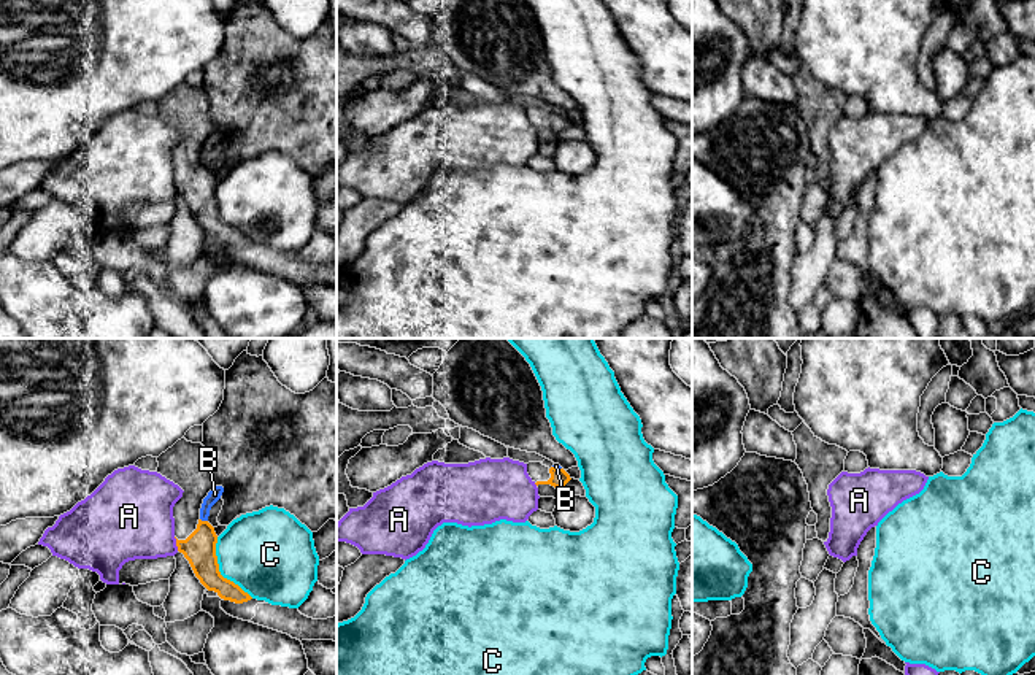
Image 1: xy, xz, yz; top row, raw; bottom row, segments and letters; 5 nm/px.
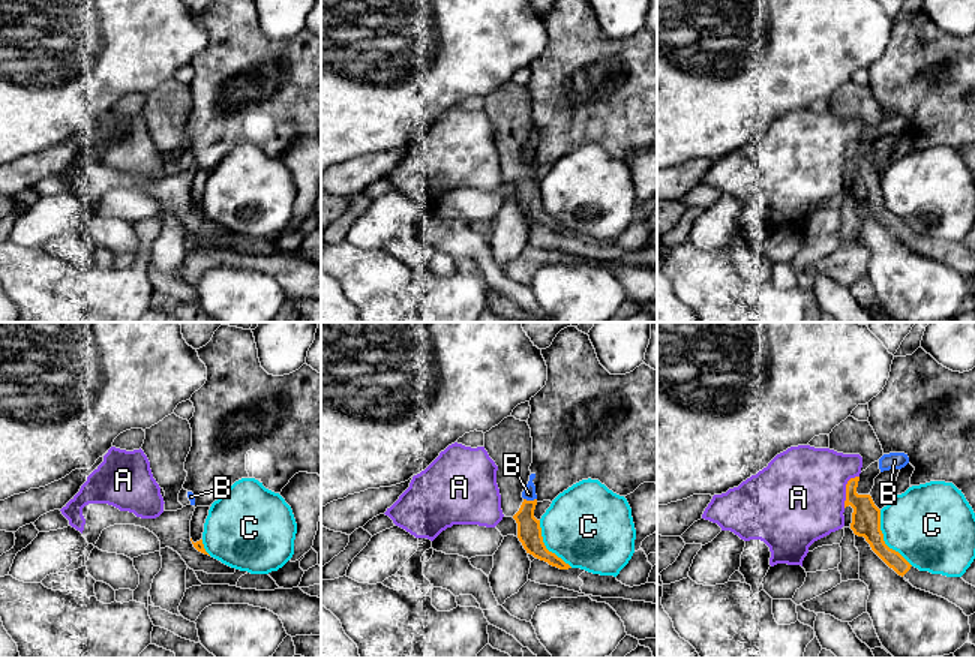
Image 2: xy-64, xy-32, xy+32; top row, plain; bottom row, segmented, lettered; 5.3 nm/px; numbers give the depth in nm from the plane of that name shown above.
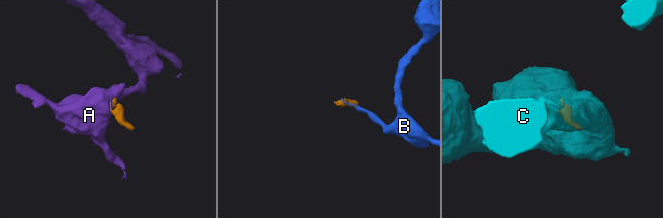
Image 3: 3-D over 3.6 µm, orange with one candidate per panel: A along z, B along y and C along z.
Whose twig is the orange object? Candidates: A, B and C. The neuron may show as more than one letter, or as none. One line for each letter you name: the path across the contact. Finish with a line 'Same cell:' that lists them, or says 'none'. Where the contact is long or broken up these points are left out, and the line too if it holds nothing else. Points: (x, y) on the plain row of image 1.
Same cell: none

